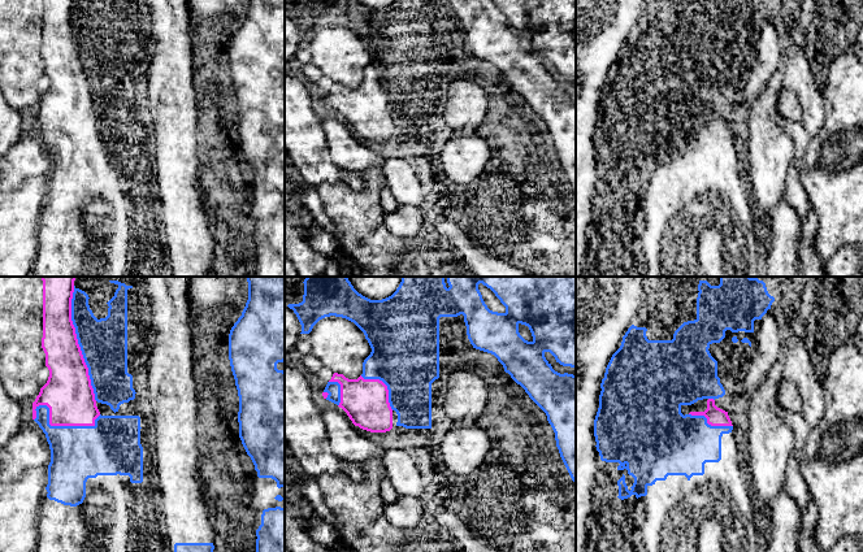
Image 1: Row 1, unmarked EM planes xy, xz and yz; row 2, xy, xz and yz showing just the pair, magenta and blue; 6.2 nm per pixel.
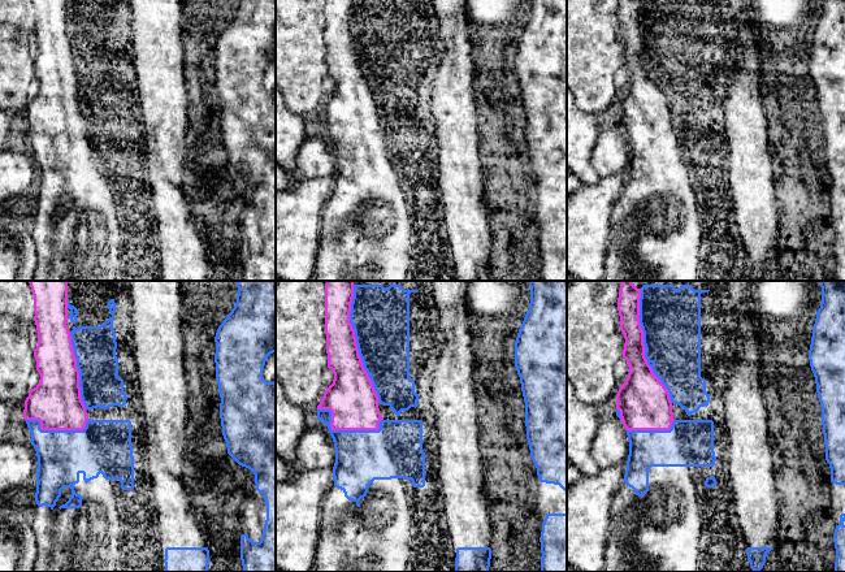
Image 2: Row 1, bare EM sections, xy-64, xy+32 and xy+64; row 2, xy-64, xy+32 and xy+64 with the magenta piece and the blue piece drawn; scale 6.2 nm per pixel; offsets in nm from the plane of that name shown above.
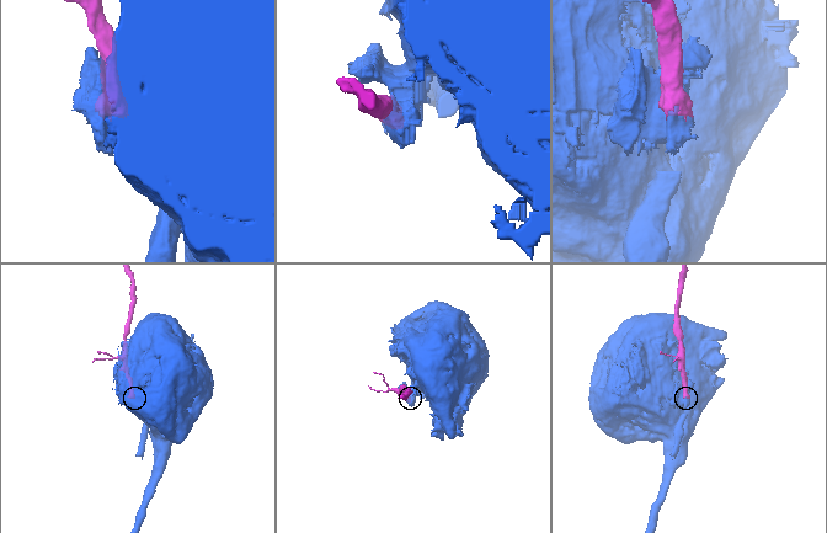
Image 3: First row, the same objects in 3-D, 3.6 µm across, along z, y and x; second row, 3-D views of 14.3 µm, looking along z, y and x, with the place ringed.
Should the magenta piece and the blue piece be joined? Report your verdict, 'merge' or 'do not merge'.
do not merge

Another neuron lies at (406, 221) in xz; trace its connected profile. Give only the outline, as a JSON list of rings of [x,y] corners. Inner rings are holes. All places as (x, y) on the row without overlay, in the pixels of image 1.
[[[399,207],[395,212],[386,213],[383,218],[387,230],[402,238],[422,234],[425,221],[421,207]]]

